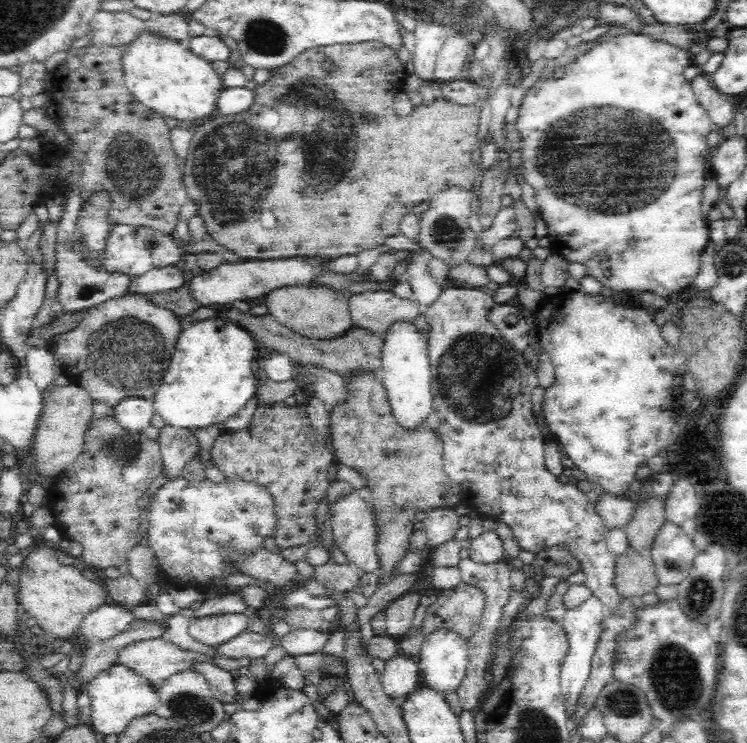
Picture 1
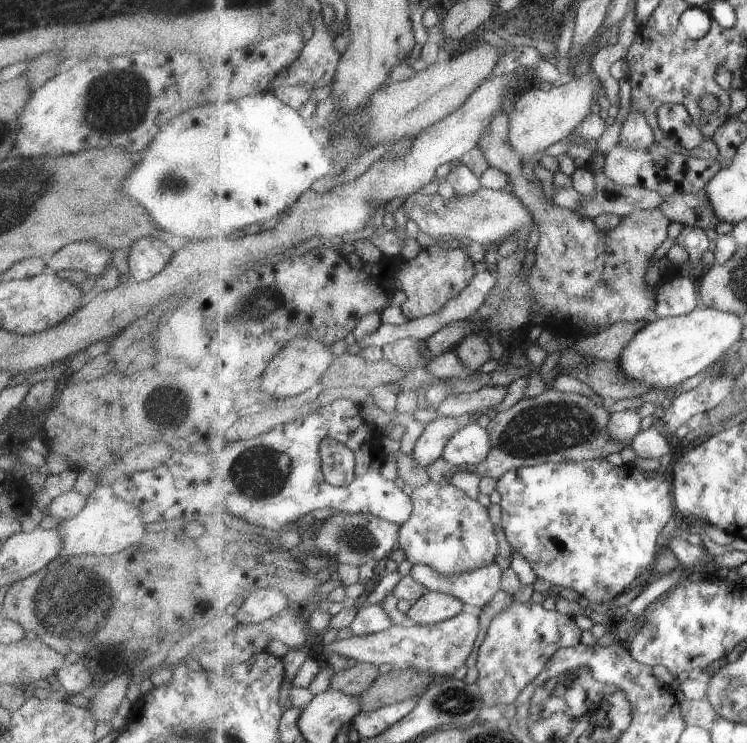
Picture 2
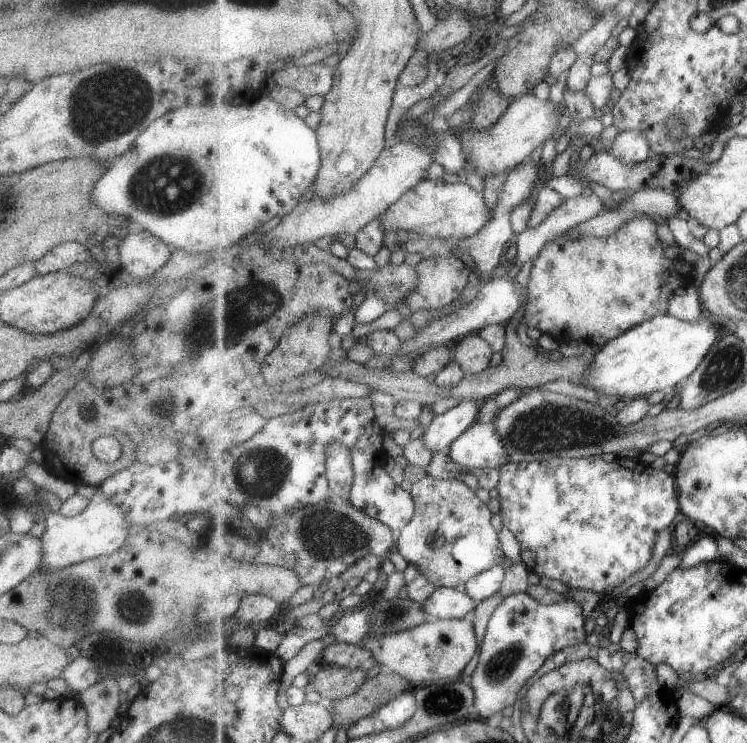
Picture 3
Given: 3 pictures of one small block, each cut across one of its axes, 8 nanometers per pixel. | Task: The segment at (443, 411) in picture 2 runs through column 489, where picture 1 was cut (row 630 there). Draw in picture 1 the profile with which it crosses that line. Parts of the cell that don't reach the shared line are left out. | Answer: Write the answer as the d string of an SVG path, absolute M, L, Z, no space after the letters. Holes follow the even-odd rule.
M410 591L408 595L401 596L389 602L382 612L386 617L386 634L388 637L403 636L412 628L414 612L418 608L421 594Z

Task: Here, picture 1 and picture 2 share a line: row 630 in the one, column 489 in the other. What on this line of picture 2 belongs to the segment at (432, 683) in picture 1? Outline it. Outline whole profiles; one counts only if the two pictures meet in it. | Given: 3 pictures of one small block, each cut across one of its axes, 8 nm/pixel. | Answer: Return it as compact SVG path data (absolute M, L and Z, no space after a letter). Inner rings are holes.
M471 419L462 429L459 429L445 445L443 458L453 465L453 468L463 469L466 466L479 466L488 458L492 449L492 438L489 431L479 426L476 420Z

